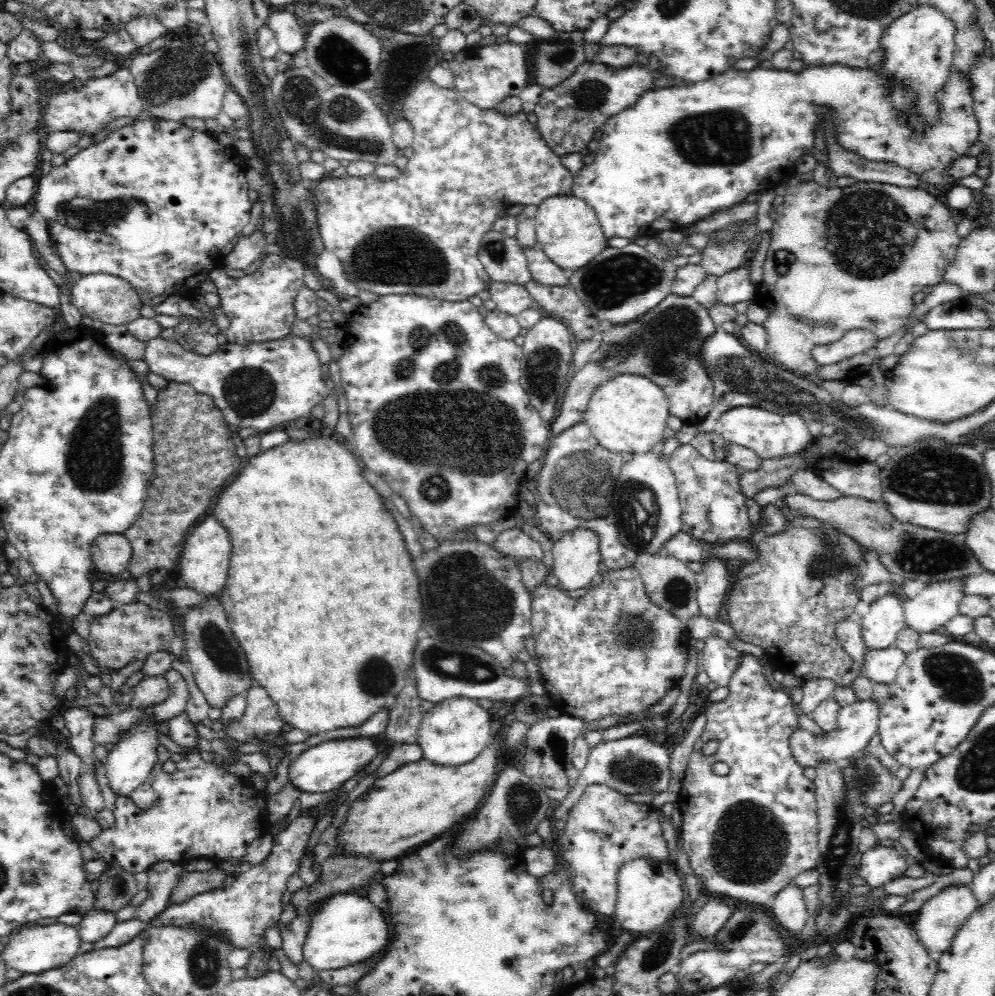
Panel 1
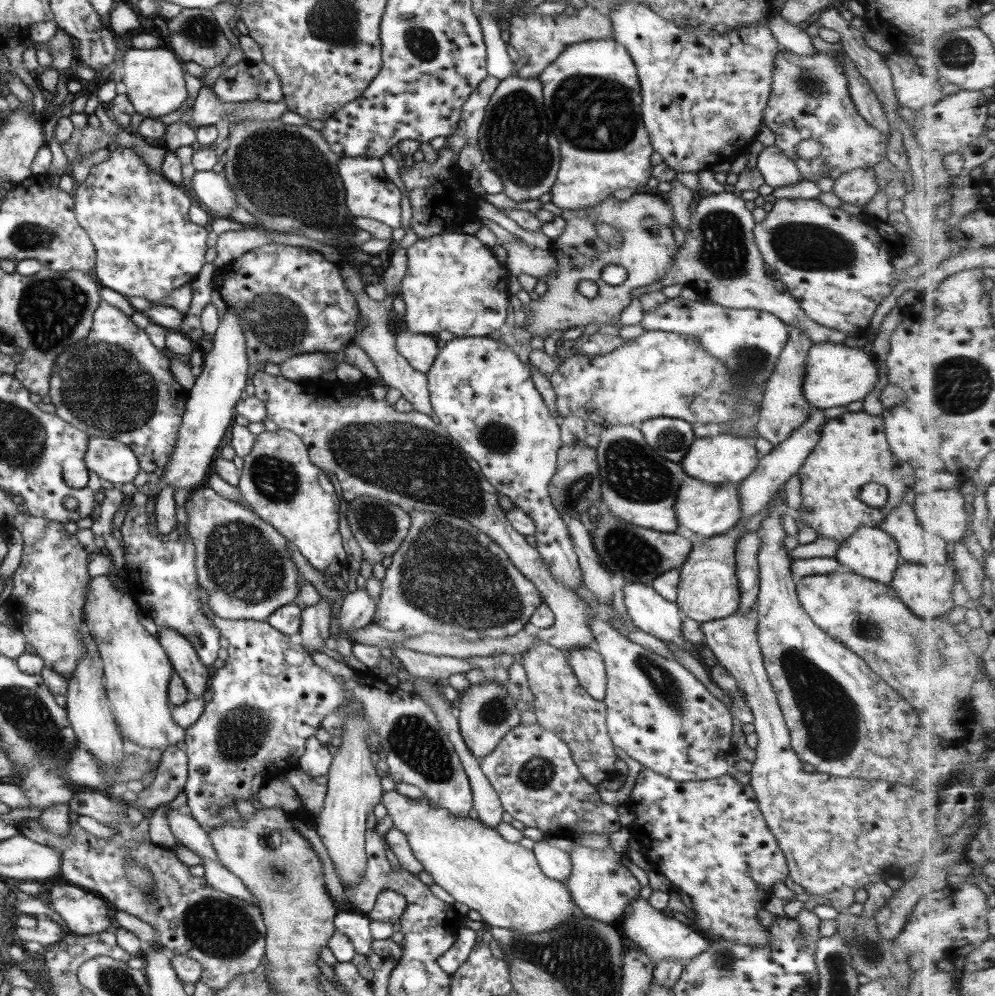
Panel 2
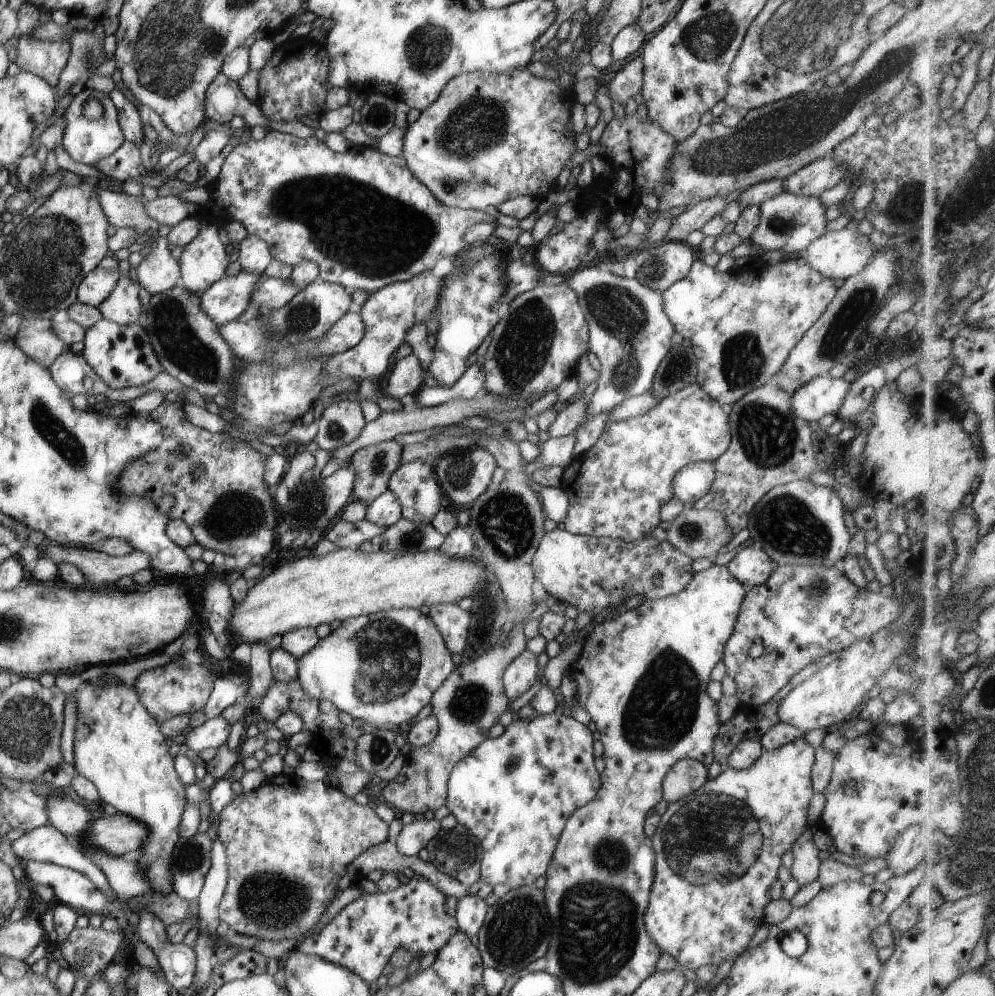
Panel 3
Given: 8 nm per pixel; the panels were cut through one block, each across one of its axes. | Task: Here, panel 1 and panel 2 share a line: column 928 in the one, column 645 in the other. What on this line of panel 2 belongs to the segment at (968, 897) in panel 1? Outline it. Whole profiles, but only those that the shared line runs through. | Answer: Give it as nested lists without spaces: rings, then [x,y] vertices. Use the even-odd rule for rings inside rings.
[[[640,895],[630,901],[628,912],[620,918],[619,924],[622,926],[622,934],[628,936],[654,964],[670,959],[682,964],[689,963],[690,959],[698,956],[709,945],[709,940],[701,932],[692,930],[690,924],[686,925],[674,917],[664,915]]]

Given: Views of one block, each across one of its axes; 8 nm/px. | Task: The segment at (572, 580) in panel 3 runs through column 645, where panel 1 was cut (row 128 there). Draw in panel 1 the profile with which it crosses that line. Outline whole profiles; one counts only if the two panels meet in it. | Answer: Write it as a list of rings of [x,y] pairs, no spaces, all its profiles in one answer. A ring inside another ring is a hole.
[[[587,60],[570,78],[551,89],[542,90],[539,102],[533,110],[537,116],[538,132],[544,143],[558,156],[581,152],[587,149],[594,132],[608,118],[634,104],[643,92],[655,88],[653,82],[659,77],[662,77],[661,67],[656,72],[650,72],[647,65],[638,62],[626,68],[612,68],[604,63]]]

